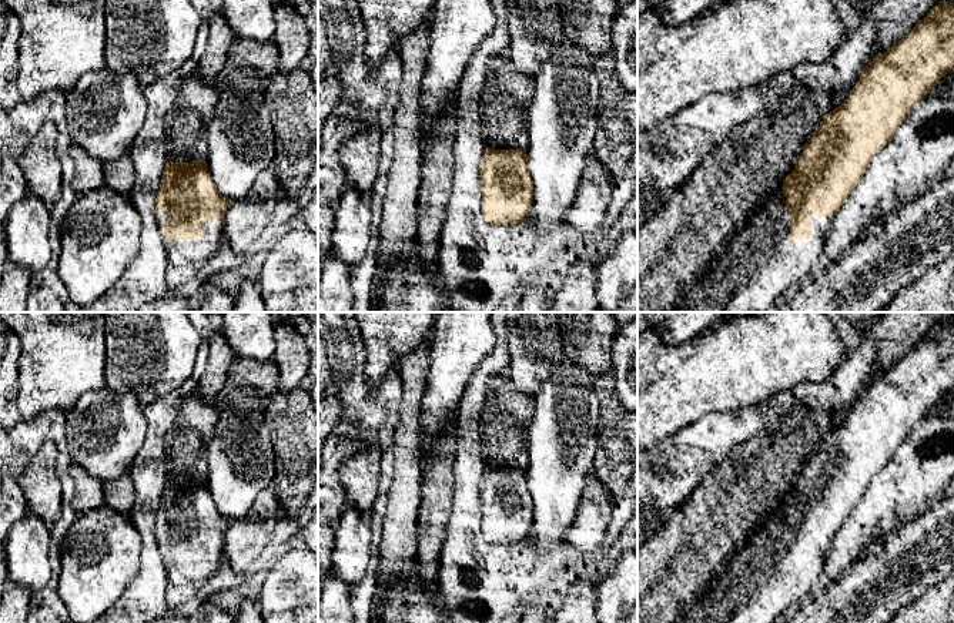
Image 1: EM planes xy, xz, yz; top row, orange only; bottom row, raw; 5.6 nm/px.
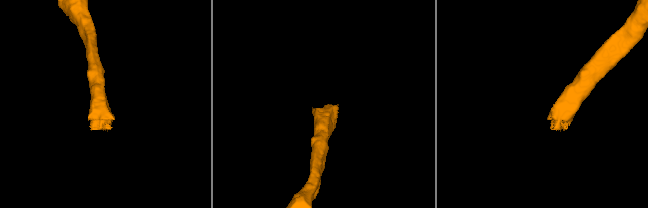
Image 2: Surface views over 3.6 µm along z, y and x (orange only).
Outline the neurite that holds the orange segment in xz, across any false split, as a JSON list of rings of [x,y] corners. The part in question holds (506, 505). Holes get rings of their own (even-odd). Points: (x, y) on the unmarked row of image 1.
[[[526,468],[485,469],[479,485],[482,535],[496,545],[519,543],[530,535],[533,499]]]

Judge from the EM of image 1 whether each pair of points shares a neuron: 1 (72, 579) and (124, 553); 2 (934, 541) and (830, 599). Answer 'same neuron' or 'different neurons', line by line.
1: same neuron
2: same neuron

